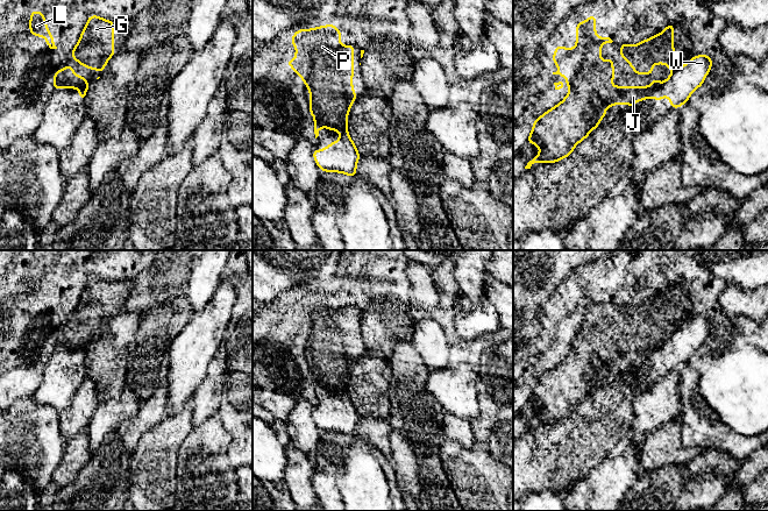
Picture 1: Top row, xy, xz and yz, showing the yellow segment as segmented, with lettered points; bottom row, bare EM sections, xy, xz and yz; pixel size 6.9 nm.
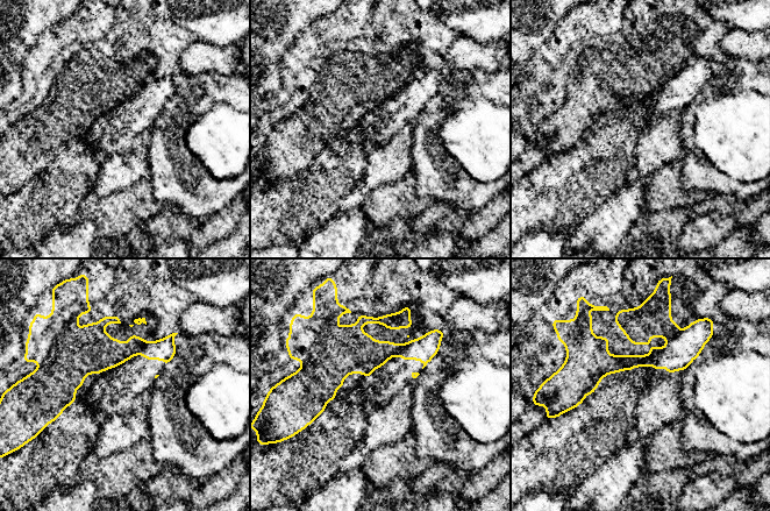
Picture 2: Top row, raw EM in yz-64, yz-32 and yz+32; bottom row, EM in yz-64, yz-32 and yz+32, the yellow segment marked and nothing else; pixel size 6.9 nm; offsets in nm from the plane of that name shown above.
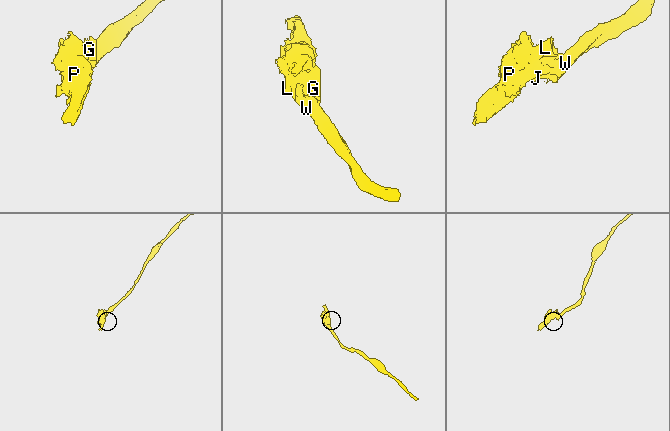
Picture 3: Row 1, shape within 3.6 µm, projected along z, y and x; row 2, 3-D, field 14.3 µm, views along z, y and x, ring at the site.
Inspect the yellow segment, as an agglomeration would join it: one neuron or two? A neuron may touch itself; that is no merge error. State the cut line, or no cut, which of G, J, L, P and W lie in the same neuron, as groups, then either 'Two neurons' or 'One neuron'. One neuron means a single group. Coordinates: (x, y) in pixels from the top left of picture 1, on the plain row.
Split along yz (661, 345), (651, 357). Groups: G J L P / W. Two neurons

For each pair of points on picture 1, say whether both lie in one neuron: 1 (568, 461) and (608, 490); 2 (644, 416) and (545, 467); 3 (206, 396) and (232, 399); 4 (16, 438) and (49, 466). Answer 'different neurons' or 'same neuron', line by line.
1: different neurons
2: different neurons
3: different neurons
4: same neuron

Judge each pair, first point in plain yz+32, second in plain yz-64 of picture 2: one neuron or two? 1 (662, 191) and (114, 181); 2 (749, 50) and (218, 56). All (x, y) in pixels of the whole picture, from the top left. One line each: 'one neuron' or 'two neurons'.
1: two neurons
2: one neuron

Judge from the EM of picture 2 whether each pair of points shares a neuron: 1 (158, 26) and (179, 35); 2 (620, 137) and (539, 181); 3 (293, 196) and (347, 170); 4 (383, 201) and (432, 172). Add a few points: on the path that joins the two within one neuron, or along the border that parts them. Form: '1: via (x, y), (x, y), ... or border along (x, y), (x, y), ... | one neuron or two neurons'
1: via (163, 27), (169, 27), (175, 32) | one neuron
2: via (600, 155), (591, 155), (564, 181), (558, 181) | one neuron
3: via (306, 196), (312, 196), (334, 174) | one neuron
4: border along (412, 170), (415, 193), (435, 200) | two neurons

